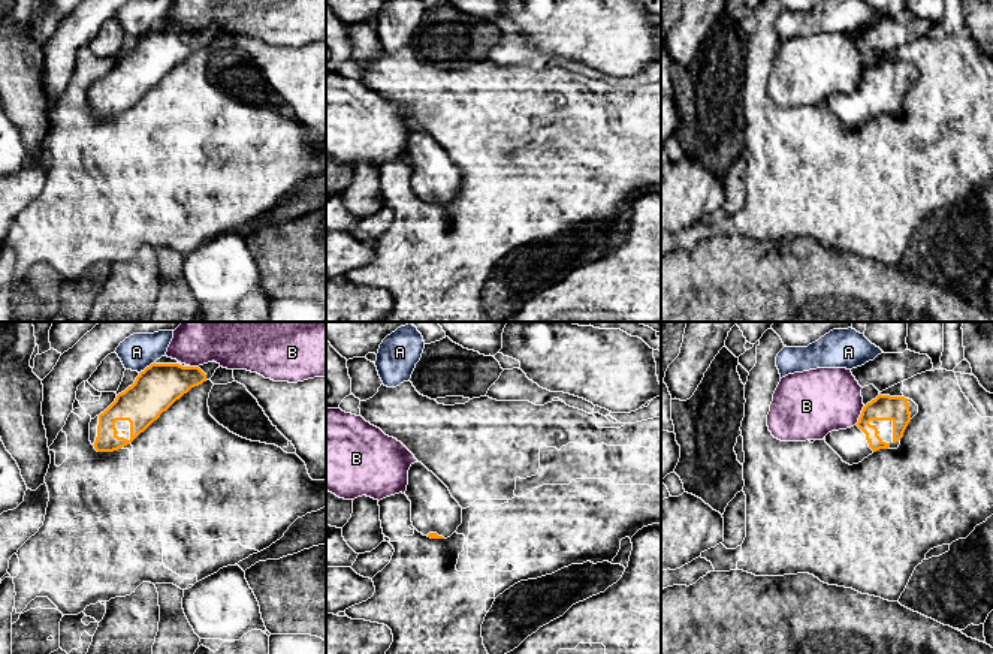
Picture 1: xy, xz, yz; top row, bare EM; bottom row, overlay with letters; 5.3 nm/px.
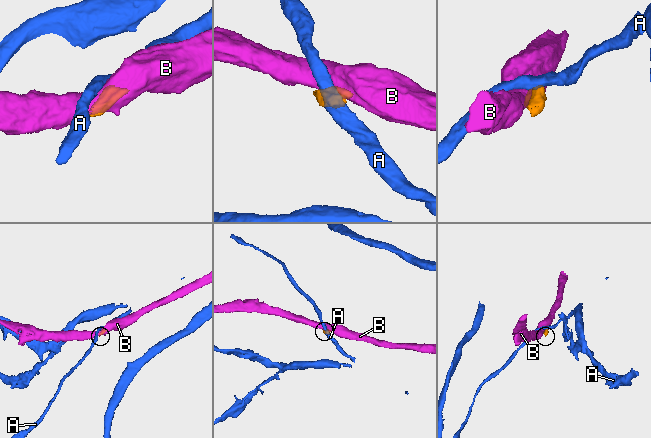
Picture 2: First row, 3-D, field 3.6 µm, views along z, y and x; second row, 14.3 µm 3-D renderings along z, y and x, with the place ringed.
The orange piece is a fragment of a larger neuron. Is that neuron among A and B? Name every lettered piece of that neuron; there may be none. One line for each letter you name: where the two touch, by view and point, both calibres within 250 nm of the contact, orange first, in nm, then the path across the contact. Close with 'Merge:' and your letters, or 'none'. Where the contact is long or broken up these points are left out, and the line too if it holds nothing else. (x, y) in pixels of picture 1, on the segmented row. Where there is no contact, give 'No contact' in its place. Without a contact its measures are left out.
Merge: none

